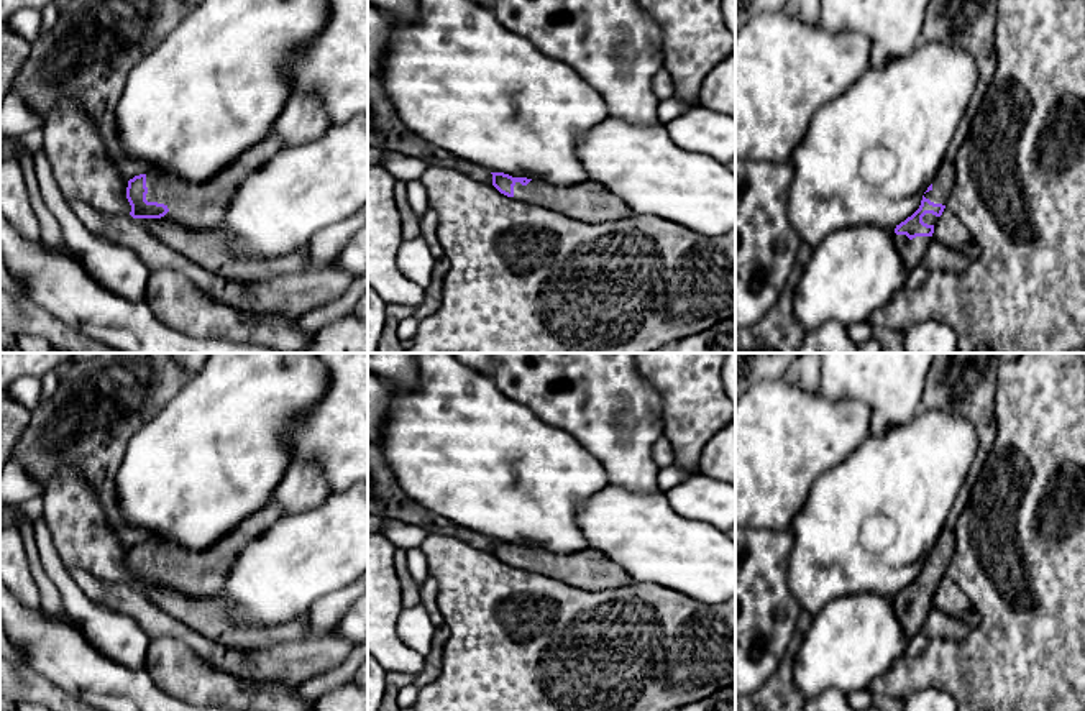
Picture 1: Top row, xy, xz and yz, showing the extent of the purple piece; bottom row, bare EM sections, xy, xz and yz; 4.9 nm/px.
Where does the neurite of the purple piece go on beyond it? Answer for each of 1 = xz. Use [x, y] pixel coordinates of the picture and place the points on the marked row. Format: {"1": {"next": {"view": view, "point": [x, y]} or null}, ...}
{"1": {"next": {"view": "xz", "point": [593, 202]}}}

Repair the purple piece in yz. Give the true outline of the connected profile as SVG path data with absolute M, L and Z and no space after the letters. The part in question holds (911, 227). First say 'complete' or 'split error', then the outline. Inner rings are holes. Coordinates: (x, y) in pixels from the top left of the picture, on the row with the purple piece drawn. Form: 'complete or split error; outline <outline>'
split error; outline M944 161L936 172L932 184L922 195L919 209L895 228L895 245L901 263L911 271L922 263L934 227L945 209L955 181L954 161Z

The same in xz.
split error; outline M491 172L492 186L504 195L547 207L570 218L599 223L627 218L634 210L604 184L591 179L573 186L555 186L543 179L512 177Z

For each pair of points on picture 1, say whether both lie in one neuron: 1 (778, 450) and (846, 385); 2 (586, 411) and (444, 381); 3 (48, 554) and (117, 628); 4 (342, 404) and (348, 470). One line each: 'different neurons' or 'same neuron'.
1: different neurons
2: different neurons
3: same neuron
4: same neuron

